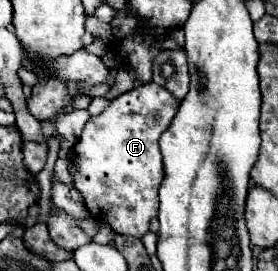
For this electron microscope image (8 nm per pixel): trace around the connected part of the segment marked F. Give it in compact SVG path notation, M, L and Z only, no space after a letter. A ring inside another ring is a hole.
M149 82L149 84L135 86L133 90L113 98L109 106L103 110L103 114L91 116L89 122L85 124L83 134L79 136L73 148L75 164L79 168L73 186L81 192L89 214L97 222L107 224L113 232L141 238L143 234L147 234L149 222L157 216L157 208L159 208L157 192L165 178L159 138L171 126L177 110L179 110L179 100L175 100L165 88L159 88L159 84Z

